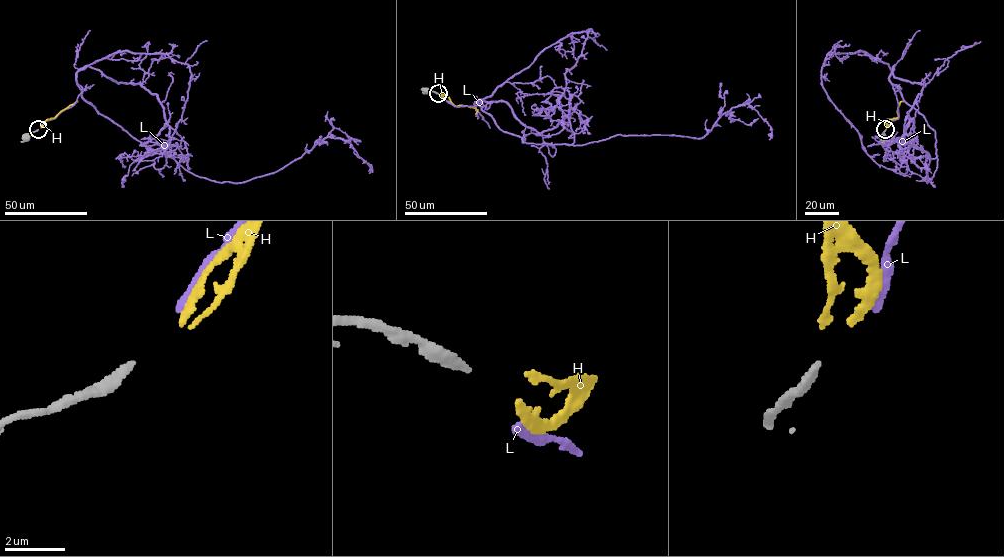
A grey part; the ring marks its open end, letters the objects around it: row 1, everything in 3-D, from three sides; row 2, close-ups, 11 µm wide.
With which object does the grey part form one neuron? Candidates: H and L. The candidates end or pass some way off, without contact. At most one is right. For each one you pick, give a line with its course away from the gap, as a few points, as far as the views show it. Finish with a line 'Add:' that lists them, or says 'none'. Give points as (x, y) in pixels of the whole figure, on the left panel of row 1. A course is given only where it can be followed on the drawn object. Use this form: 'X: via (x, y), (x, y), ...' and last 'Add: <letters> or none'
Add: none

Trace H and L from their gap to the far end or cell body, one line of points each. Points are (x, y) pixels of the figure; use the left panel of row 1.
H: (41, 127), (47, 119), (75, 103)
L: (40, 126), (71, 107), (79, 85), (99, 113), (211, 180), (273, 173), (328, 137), (347, 140), (369, 173)

